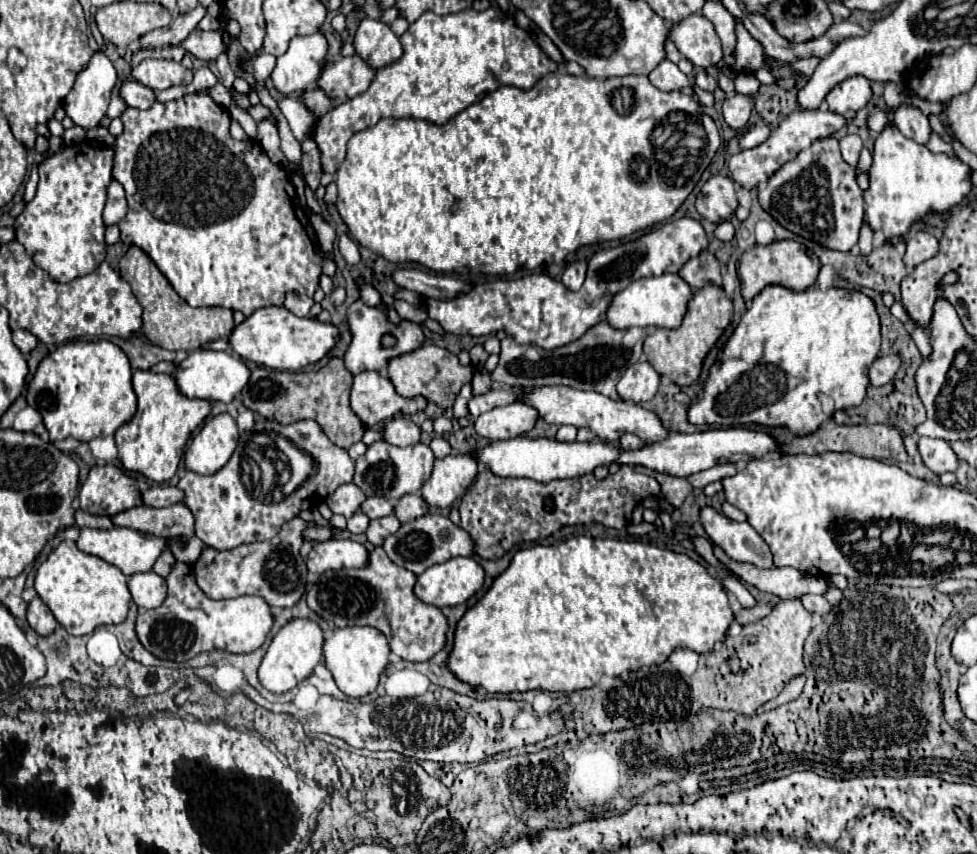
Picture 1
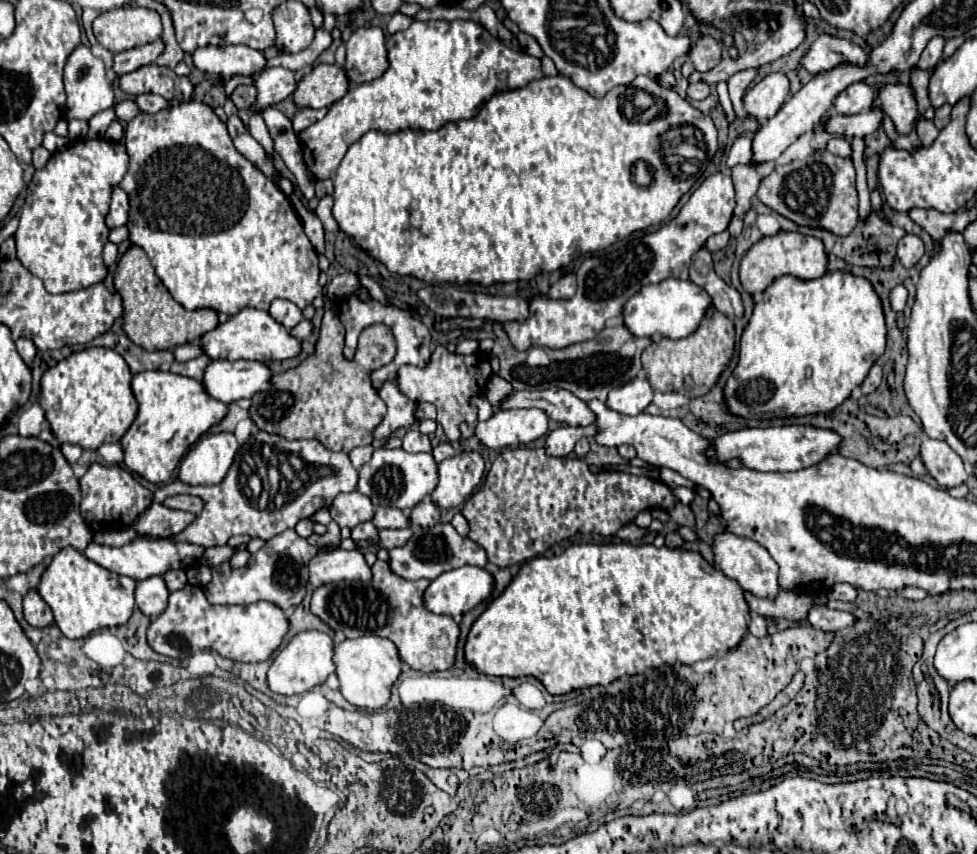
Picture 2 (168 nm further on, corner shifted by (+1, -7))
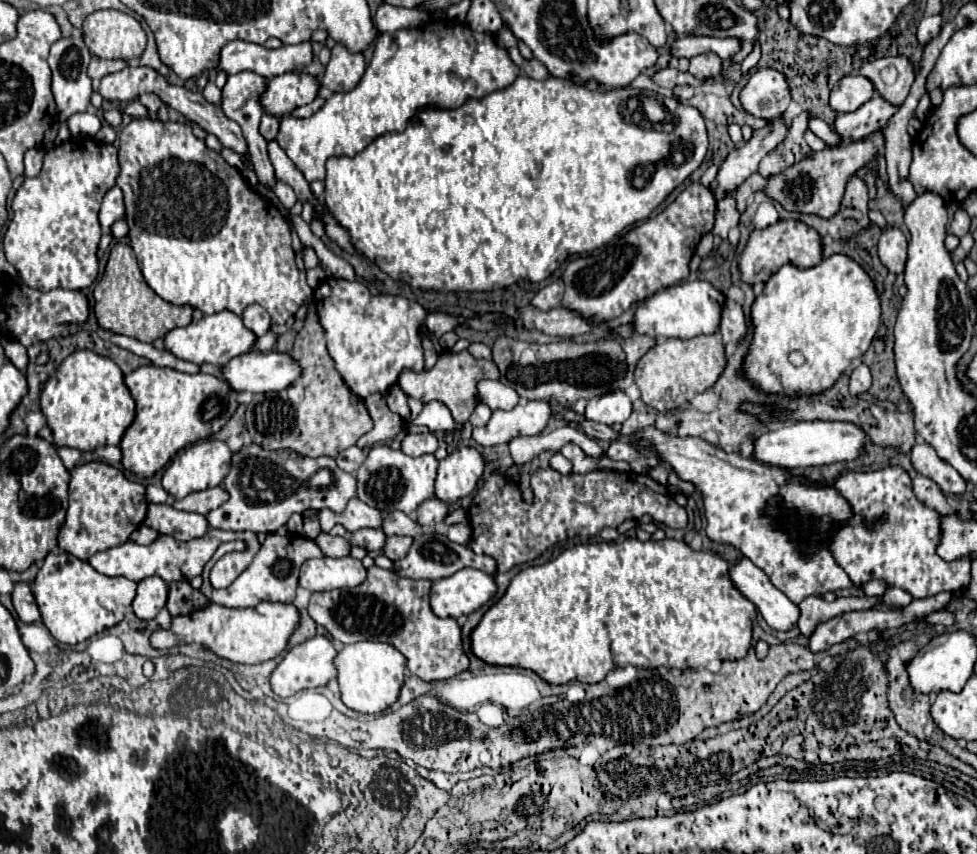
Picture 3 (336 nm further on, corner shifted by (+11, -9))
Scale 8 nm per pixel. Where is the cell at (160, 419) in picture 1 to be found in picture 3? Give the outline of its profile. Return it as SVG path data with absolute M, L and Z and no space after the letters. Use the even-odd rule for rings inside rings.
M148 364L130 372L124 380L136 400L136 418L120 442L122 464L142 478L162 470L184 446L216 434L238 408L238 392L224 380L202 372L184 374L174 368Z

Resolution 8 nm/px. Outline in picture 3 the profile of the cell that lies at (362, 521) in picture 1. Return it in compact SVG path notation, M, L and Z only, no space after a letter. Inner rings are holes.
M362 528L350 534L350 542L354 546L366 548L368 552L372 550L382 550L384 542L386 542L386 534L382 530L374 530L374 528Z

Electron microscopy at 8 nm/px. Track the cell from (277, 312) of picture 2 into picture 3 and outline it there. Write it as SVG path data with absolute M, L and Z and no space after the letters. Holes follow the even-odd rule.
M250 304L240 318L242 318L242 324L246 324L246 328L250 328L256 336L262 336L270 330L270 316L258 304Z

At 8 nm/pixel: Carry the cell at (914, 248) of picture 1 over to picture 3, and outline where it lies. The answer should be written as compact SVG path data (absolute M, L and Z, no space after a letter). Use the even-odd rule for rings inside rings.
M886 228L878 240L878 256L882 264L894 272L902 274L906 266L906 250L908 250L908 240L898 228Z

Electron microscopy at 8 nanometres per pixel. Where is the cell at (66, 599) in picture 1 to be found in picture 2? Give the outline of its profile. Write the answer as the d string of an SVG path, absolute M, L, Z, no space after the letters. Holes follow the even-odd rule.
M66 546L44 570L36 590L50 606L54 622L66 638L86 638L96 630L122 626L128 622L134 610L134 588L136 582L132 578L114 574L88 560L76 548Z

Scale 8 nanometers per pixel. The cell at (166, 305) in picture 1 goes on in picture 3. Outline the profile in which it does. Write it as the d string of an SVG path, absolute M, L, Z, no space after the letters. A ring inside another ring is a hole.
M116 242L110 250L106 272L94 288L94 314L98 324L110 332L132 336L140 342L154 342L176 326L188 326L192 322L190 306L174 306L162 300L144 280L134 250L130 244Z

